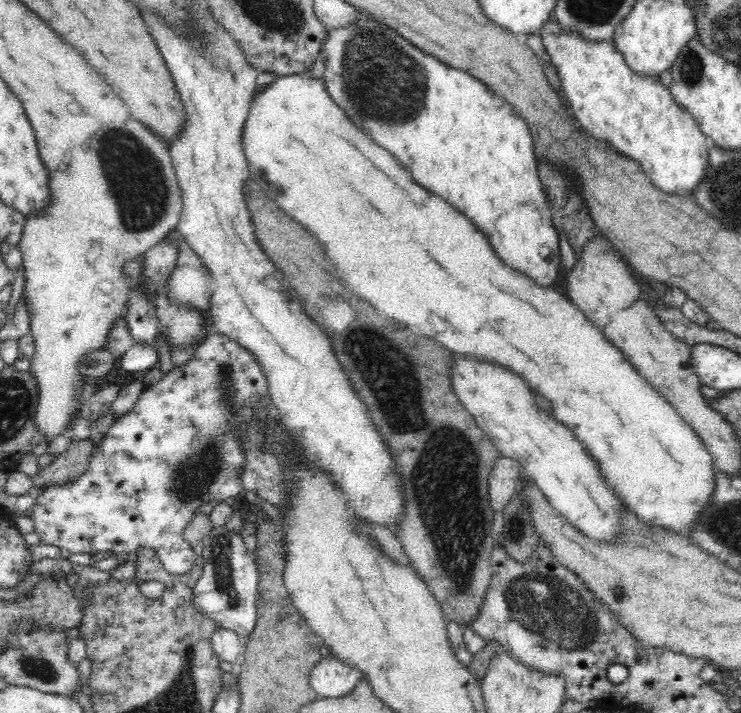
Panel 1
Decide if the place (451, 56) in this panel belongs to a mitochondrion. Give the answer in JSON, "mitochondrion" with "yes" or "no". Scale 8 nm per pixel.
{"mitochondrion":"no"}

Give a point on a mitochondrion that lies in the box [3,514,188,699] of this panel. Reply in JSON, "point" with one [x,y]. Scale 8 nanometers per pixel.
{"point":[36,668]}

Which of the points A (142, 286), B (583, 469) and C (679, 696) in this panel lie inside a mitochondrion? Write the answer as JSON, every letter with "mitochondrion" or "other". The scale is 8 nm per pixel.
{"A":"other","B":"other","C":"other"}

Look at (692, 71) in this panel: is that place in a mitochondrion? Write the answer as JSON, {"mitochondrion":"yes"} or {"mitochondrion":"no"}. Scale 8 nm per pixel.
{"mitochondrion":"yes"}

